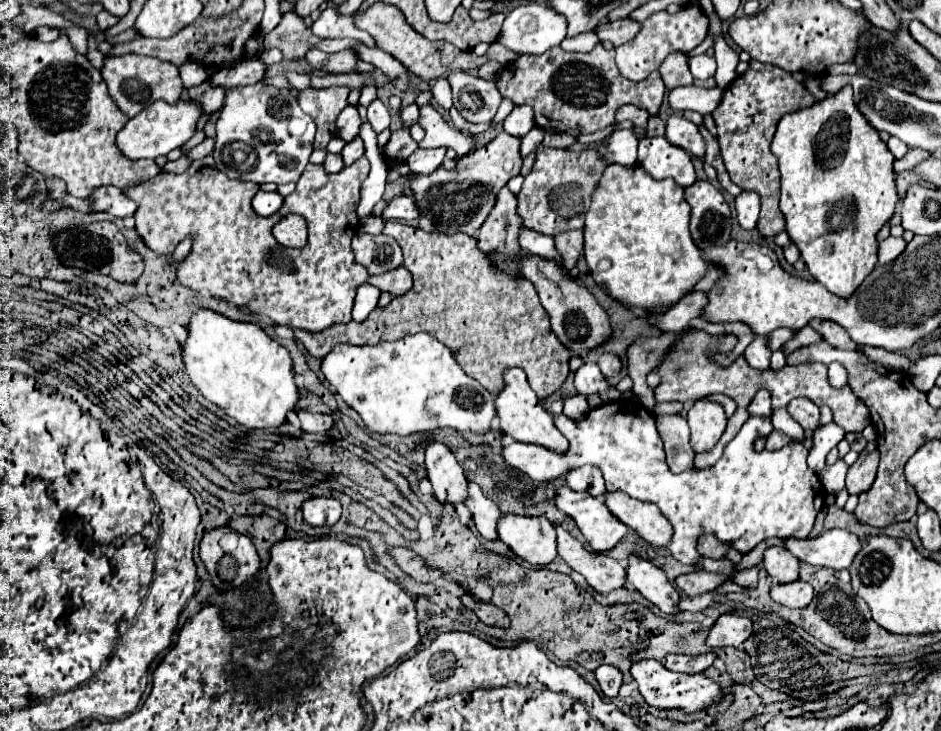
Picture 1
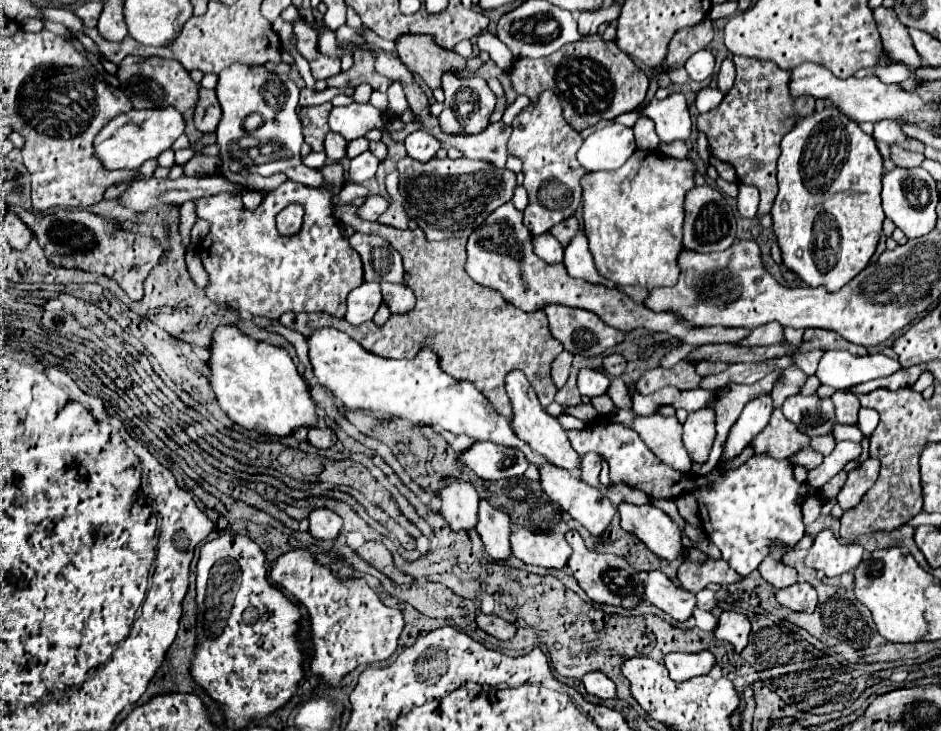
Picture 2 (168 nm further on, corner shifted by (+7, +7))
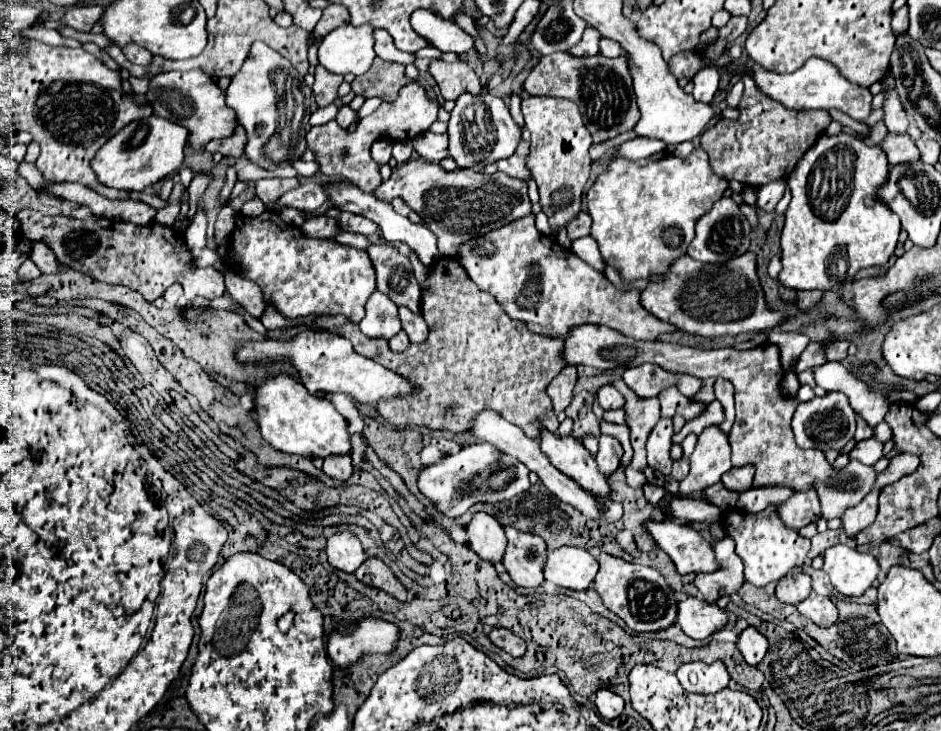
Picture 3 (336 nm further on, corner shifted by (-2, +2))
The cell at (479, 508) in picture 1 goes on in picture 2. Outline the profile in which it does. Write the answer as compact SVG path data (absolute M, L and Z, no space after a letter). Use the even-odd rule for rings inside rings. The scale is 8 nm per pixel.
M487 500L479 502L477 510L477 532L485 544L485 550L491 558L501 560L511 554L509 550L509 534L511 534L511 520L505 512L493 508Z

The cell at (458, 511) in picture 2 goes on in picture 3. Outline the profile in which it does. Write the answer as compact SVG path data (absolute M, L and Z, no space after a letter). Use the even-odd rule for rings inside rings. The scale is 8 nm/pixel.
M486 513L474 515L472 523L466 527L466 533L470 537L470 547L486 561L500 563L504 559L506 551L506 535L502 525Z

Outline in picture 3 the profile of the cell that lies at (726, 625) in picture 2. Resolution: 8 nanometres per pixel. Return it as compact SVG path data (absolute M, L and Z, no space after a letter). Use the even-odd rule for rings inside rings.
M748 627L740 635L736 645L738 645L738 649L744 655L748 665L758 665L764 659L766 651L768 651L768 639L764 635L760 635L754 627Z

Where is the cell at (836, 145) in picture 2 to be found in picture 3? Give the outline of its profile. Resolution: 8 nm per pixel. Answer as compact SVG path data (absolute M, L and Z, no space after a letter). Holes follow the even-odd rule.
M840 133L836 137L822 135L810 151L798 161L798 167L788 177L792 201L786 211L782 229L782 271L778 281L788 289L822 289L828 291L864 267L884 265L896 249L900 219L884 203L878 201L876 189L882 187L888 175L888 159L880 147L870 147L860 137Z

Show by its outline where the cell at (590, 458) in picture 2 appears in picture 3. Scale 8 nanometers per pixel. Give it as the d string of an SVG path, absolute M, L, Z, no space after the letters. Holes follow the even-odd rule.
M600 435L600 451L596 455L596 463L604 475L610 475L620 467L620 457L622 457L622 445L616 437L610 435Z

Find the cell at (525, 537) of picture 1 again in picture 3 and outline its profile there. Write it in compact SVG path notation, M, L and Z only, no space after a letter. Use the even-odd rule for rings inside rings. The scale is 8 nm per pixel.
M560 547L550 551L546 563L546 581L572 591L586 591L592 587L598 573L596 559L578 547Z

